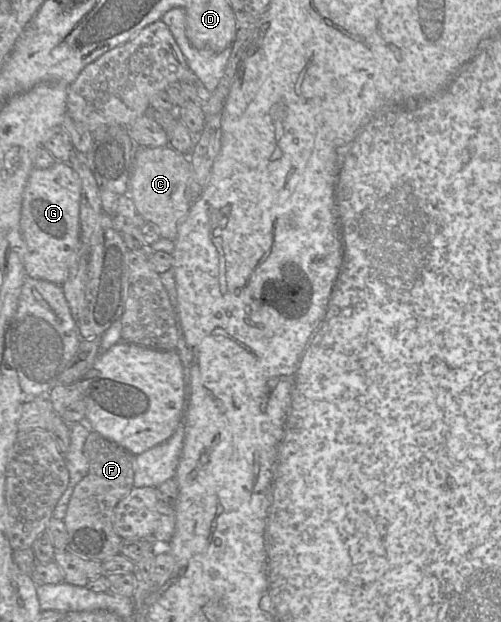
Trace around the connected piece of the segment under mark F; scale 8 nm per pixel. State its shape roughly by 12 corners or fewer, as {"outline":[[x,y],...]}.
{"outline":[[93,431],[89,471],[64,518],[68,549],[104,562],[121,552],[117,504],[135,455]]}

